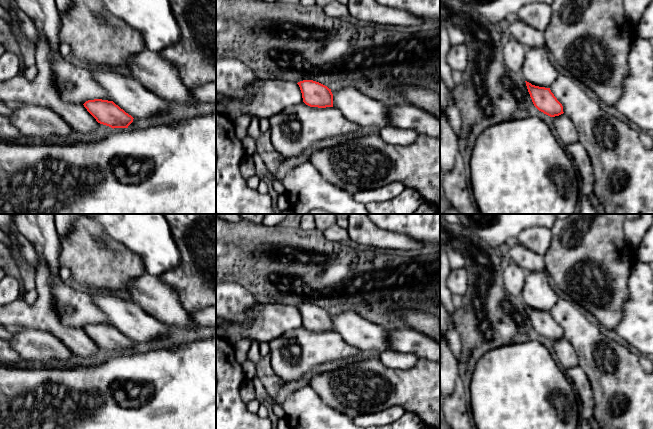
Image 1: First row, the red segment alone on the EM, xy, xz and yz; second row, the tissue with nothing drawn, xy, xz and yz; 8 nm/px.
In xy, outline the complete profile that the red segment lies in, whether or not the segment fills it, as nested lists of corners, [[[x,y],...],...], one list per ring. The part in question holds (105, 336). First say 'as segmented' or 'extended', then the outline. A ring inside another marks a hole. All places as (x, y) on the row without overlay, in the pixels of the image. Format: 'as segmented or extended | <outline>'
extended | [[[143,273],[131,279],[126,285],[131,300],[122,299],[119,293],[106,292],[90,295],[96,306],[106,315],[108,324],[88,324],[83,329],[100,348],[111,352],[128,352],[134,342],[150,342],[166,337],[169,327],[194,328],[216,327],[216,306],[207,307],[194,313],[187,312],[180,303],[178,293],[165,283],[160,276]]]

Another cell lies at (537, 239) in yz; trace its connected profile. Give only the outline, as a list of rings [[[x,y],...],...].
[[[539,226],[529,227],[520,232],[515,241],[534,253],[544,256],[552,243],[552,231],[550,228]]]

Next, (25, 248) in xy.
[[[16,229],[11,233],[15,237],[15,247],[24,259],[35,268],[38,266],[38,254],[33,245]]]

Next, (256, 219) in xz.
[[[239,214],[243,221],[249,221],[253,224],[261,224],[263,222],[265,214]]]

